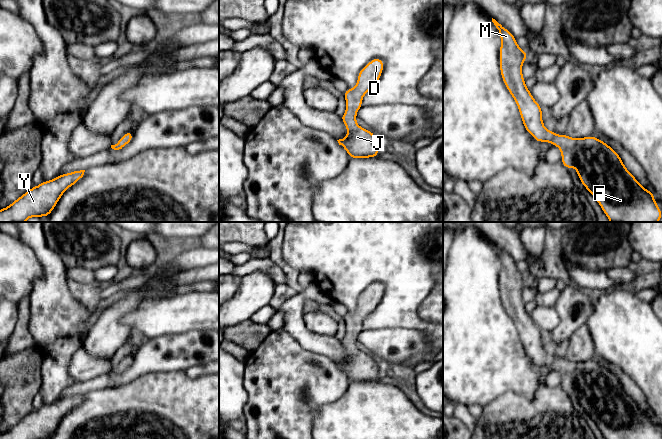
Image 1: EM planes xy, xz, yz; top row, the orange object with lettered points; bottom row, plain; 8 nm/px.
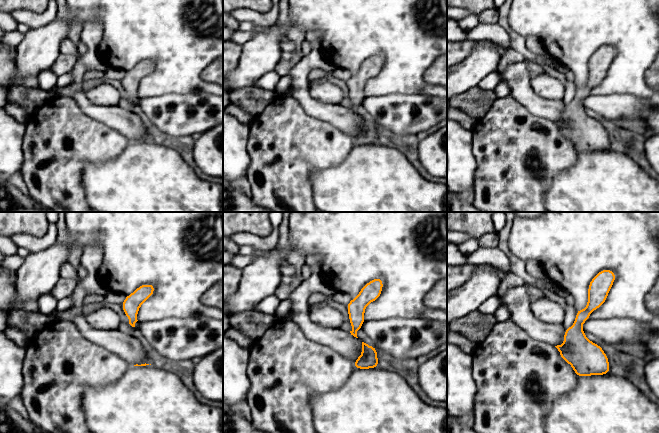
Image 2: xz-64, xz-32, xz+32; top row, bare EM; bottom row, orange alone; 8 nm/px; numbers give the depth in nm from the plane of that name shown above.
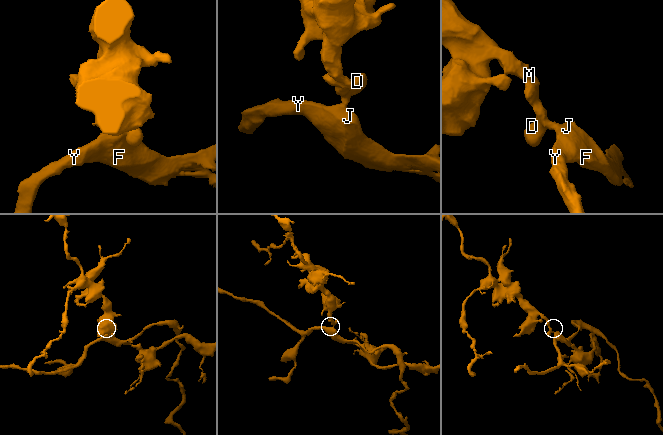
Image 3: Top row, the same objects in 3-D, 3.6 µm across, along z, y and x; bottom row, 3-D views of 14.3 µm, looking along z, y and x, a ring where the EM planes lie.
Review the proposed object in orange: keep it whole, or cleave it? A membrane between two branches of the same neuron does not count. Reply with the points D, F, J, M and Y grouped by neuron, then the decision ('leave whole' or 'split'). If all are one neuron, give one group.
D F J M Y; leave whole

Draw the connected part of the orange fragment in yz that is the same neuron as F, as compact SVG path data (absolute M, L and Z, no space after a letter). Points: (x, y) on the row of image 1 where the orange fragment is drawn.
M495 19L492 22L498 29L501 38L500 72L502 80L514 98L520 112L524 128L537 142L549 142L558 146L562 158L561 163L569 171L573 165L580 182L593 195L610 222L658 222L662 212L654 200L654 193L645 189L630 173L619 154L602 140L594 136L571 138L566 134L558 136L554 131L548 131L542 120L542 108L526 87L522 74L522 65L528 54L517 44L513 34Z

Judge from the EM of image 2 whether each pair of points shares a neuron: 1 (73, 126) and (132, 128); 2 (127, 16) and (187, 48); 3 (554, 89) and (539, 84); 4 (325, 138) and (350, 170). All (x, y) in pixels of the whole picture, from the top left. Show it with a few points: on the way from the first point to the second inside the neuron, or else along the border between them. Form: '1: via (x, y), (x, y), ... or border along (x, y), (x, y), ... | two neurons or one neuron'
1: border along (89, 116), (116, 129), (129, 141) | two neurons
2: via (142, 16), (155, 16), (172, 33) | one neuron
3: via (550, 88), (543, 85) | one neuron
4: border along (354, 144), (348, 155), (341, 162), (321, 169) | two neurons

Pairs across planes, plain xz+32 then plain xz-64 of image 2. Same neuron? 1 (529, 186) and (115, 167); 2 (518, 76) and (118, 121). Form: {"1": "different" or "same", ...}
{"1": "different", "2": "same"}

